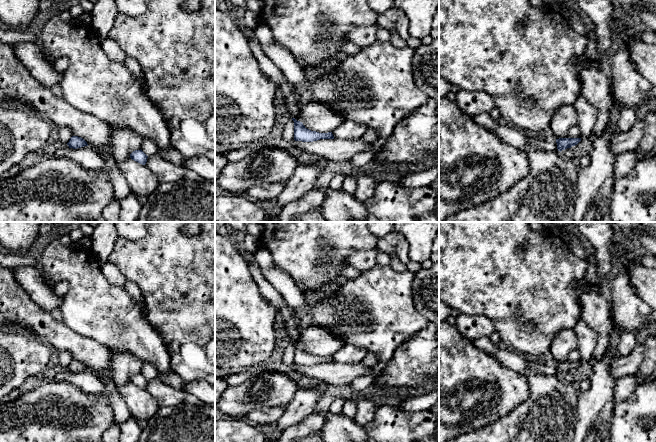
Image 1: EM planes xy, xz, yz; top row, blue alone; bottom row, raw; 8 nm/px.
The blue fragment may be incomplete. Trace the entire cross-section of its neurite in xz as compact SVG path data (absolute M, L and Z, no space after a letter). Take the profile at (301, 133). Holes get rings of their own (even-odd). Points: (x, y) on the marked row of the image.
M292 118L294 121L294 140L302 142L313 142L320 139L334 139L332 132L328 133L319 133L316 131L311 131L307 129L302 122L297 121L295 118Z

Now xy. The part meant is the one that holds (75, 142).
M72 136L69 142L67 143L67 145L69 146L69 148L73 148L73 149L88 146L87 142L83 138L78 136Z

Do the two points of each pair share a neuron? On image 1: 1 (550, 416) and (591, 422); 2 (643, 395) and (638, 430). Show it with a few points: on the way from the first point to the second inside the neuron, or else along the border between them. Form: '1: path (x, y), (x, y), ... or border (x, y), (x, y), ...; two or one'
1: border (577, 396), (577, 420), (573, 431); two
2: path (643, 404), (643, 410), (636, 417), (638, 421); one

